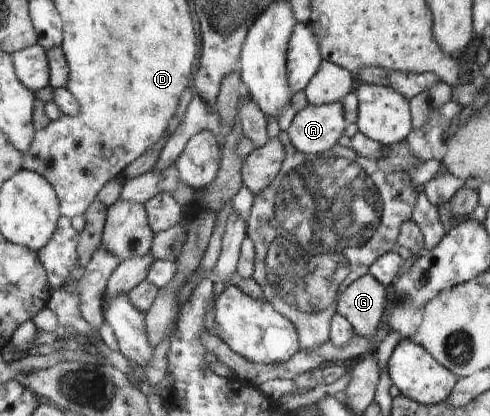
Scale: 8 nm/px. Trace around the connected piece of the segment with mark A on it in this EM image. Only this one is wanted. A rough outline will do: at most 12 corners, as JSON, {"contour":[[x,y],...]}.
{"contour":[[339,101],[308,104],[287,132],[299,152],[323,154],[339,142]]}

